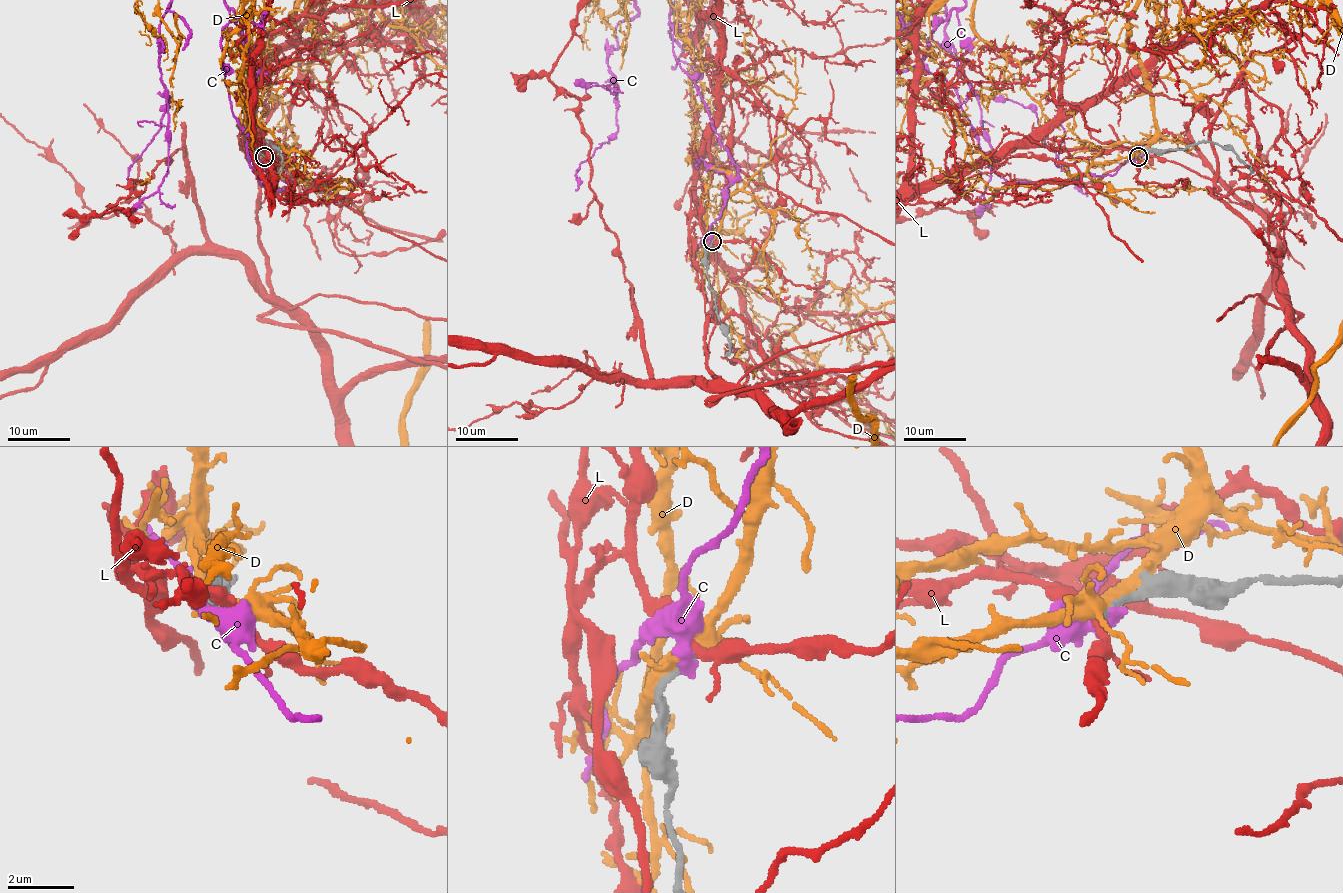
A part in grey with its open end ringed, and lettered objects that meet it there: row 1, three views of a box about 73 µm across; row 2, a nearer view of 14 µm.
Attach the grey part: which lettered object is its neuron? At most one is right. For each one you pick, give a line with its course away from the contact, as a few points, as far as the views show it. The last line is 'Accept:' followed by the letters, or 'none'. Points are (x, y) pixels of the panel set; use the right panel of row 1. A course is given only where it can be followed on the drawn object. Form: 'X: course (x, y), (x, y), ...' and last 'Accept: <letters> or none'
Accept: none

